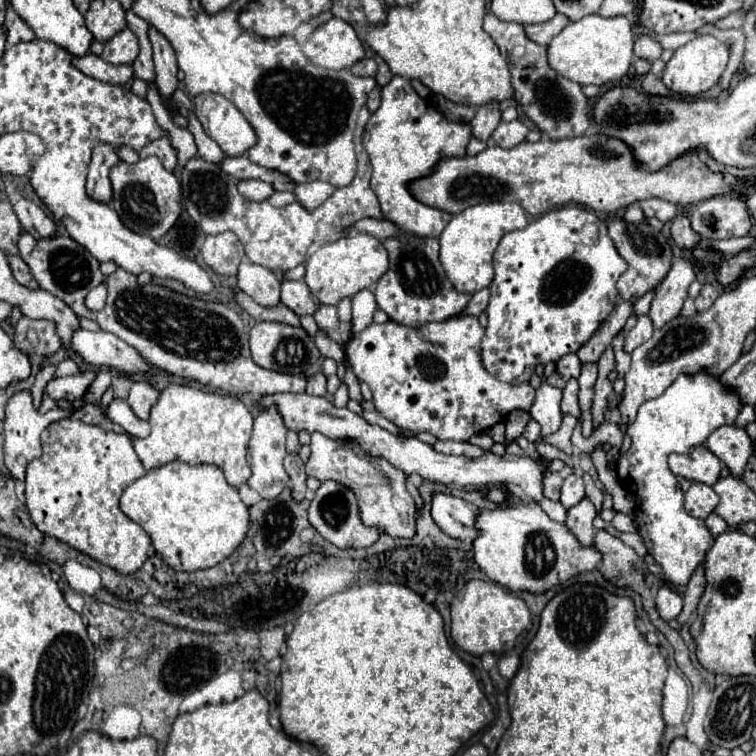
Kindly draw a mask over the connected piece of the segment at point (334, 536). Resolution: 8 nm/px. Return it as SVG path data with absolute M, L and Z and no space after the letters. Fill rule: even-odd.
M323 481L321 487L317 489L315 499L311 501L309 507L309 523L317 529L321 537L331 541L339 549L349 549L349 547L369 547L379 539L379 529L377 527L365 527L359 517L359 507L355 493L337 483L337 481Z

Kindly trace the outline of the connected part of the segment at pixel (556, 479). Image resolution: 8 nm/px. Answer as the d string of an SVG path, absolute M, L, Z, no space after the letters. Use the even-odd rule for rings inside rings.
M547 473L545 481L543 481L543 493L547 499L551 501L559 501L559 489L561 489L561 475L559 473Z

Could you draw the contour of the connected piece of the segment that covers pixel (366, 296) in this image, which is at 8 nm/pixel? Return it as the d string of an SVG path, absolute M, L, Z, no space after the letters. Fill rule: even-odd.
M363 289L351 297L353 303L353 317L351 317L351 335L361 333L365 327L373 323L373 315L377 311L375 295L371 289Z

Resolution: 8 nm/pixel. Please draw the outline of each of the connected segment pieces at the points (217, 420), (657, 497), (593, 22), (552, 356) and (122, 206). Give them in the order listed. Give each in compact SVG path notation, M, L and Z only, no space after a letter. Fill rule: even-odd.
M169 383L151 407L149 425L149 437L133 439L135 451L147 471L179 459L189 465L221 465L229 485L233 487L243 485L251 477L251 469L247 465L247 443L253 429L253 415L243 401L189 385Z
M707 371L693 375L679 375L675 383L657 399L639 407L637 419L627 425L631 447L627 451L629 477L627 489L641 501L641 527L645 531L647 547L653 559L663 567L665 579L673 587L685 587L693 571L703 563L705 553L713 545L703 519L691 517L683 509L683 491L677 477L667 467L669 453L689 453L693 447L707 441L707 437L721 425L731 425L741 413L743 403L737 391L725 387L719 377Z
M585 15L575 23L567 23L565 29L549 43L549 65L563 77L579 85L605 85L619 81L633 63L633 31L629 17L601 17Z
M561 207L561 209L553 209L545 215L541 215L539 219L535 219L533 223L529 223L525 229L519 229L519 231L511 231L507 233L497 251L495 251L495 257L493 257L493 267L495 267L495 279L491 283L491 301L489 301L489 307L487 307L487 317L489 317L489 325L485 329L485 337L481 341L481 359L483 359L483 365L489 373L493 373L499 381L507 381L507 383L521 383L521 381L529 381L529 377L533 375L535 367L539 363L547 365L549 361L559 361L563 355L567 353L575 353L583 343L589 341L589 337L601 327L601 323L609 317L609 313L613 311L613 307L617 305L617 277L621 273L625 273L627 269L627 263L625 259L617 253L609 233L607 233L607 223L601 221L593 211L585 209L585 207Z
M145 157L129 165L119 161L109 173L113 185L111 209L117 209L121 221L129 225L135 233L145 233L159 241L177 221L181 213L181 187L171 171L167 171L159 157Z

